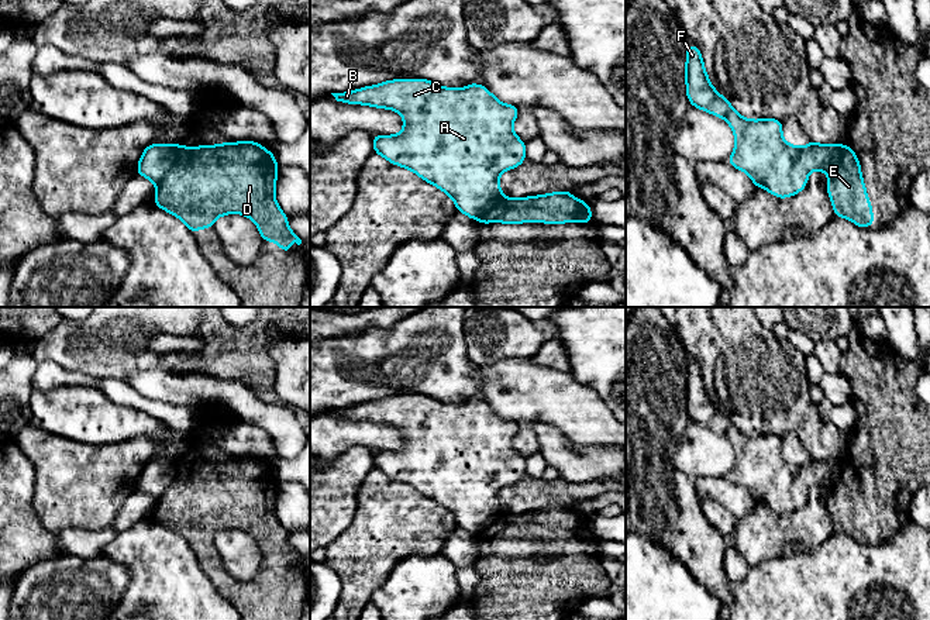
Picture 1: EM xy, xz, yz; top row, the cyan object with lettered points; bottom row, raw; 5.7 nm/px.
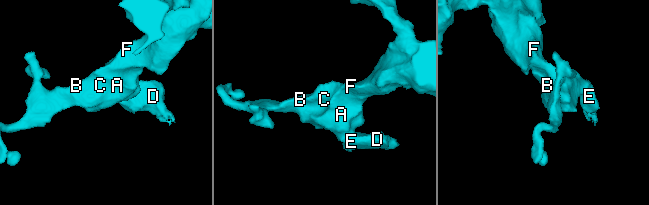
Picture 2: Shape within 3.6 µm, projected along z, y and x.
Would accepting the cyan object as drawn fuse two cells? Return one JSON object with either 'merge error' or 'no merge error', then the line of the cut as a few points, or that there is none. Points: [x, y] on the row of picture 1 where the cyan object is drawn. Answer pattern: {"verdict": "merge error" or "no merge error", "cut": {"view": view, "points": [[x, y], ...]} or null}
{"verdict": "merge error", "cut": {"view": "xy", "points": [[175, 145], [175, 164], [157, 185]]}}

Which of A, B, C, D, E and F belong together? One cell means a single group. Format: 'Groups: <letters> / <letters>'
Groups: A B C F / D E

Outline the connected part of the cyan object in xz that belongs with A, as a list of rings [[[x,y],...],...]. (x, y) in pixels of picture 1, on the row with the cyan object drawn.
[[[397,79],[331,94],[341,103],[368,104],[402,114],[403,131],[397,135],[372,135],[373,152],[445,192],[457,210],[471,218],[479,220],[503,197],[500,173],[526,161],[526,142],[512,130],[520,108],[500,103],[482,85],[450,89],[426,79]]]

